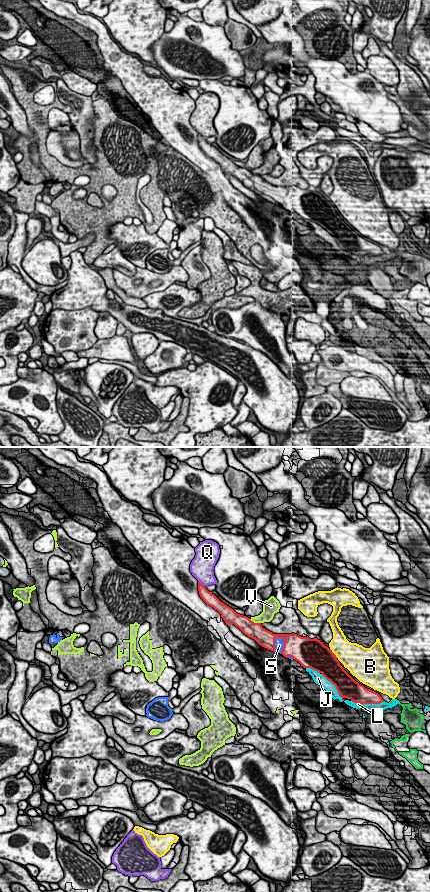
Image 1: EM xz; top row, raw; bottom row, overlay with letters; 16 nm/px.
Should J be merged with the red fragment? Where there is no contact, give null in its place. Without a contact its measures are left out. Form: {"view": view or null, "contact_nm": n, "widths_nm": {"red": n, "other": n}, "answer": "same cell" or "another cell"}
{"view": "xz", "contact_nm": 500, "widths_nm": {"red": 340, "other": 160}, "answer": "another cell"}

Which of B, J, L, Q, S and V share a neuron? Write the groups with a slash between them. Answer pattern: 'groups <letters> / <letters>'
groups B / J L / Q / S / V

